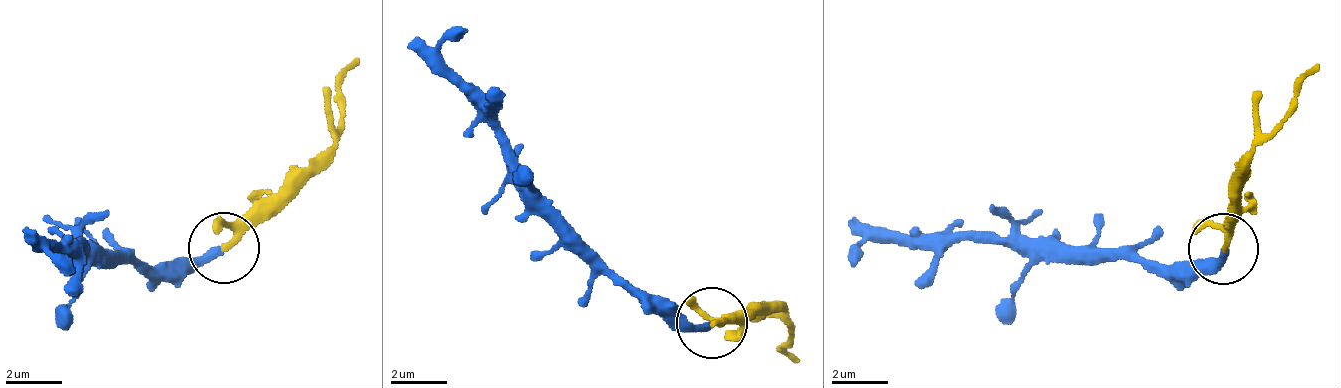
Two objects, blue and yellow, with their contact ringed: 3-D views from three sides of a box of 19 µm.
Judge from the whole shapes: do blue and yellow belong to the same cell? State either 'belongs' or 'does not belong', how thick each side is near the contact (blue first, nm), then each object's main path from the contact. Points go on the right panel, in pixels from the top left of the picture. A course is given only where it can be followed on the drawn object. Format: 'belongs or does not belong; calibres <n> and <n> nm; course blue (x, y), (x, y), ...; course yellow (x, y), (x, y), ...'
belongs; calibres 280 and 190 nm; course blue (1222, 250), (1212, 257), (1091, 255), (951, 241), (869, 240), (847, 262); course yellow (1222, 250), (1254, 146), (1315, 62)

